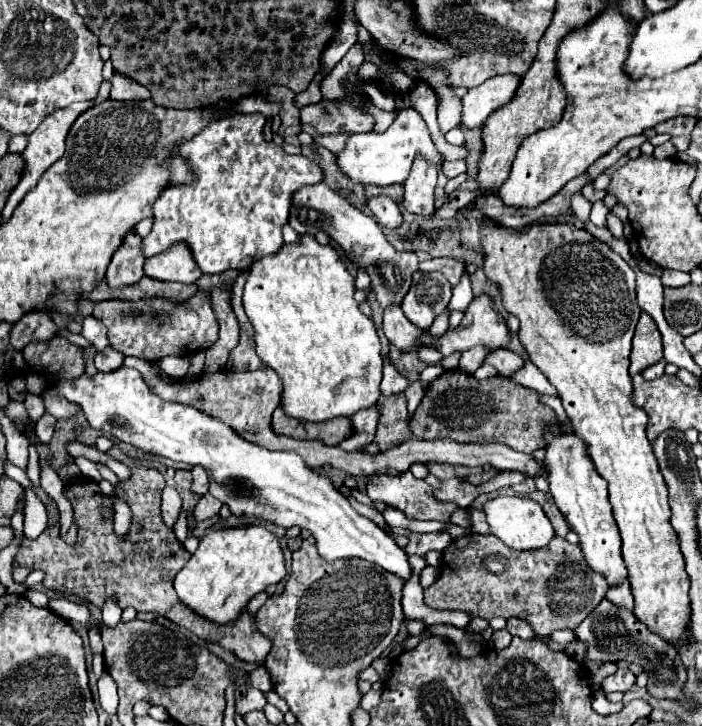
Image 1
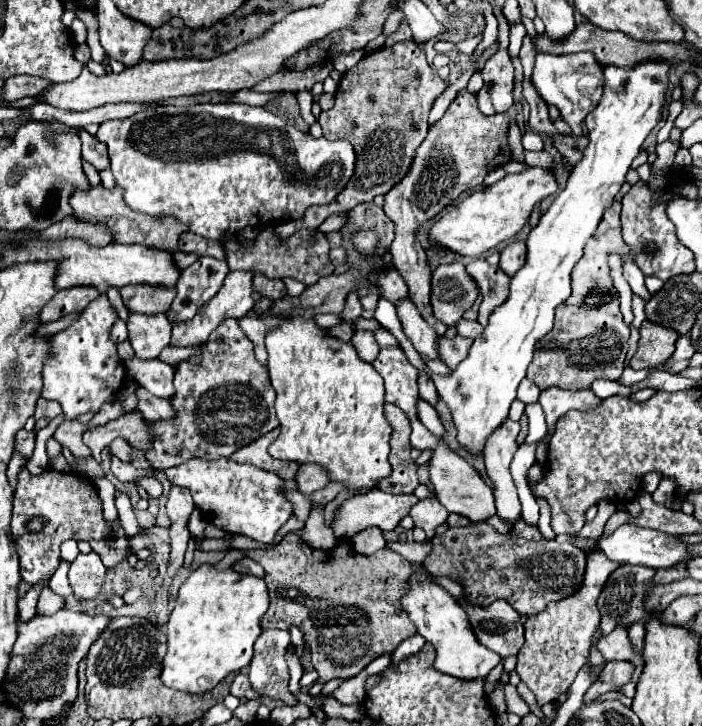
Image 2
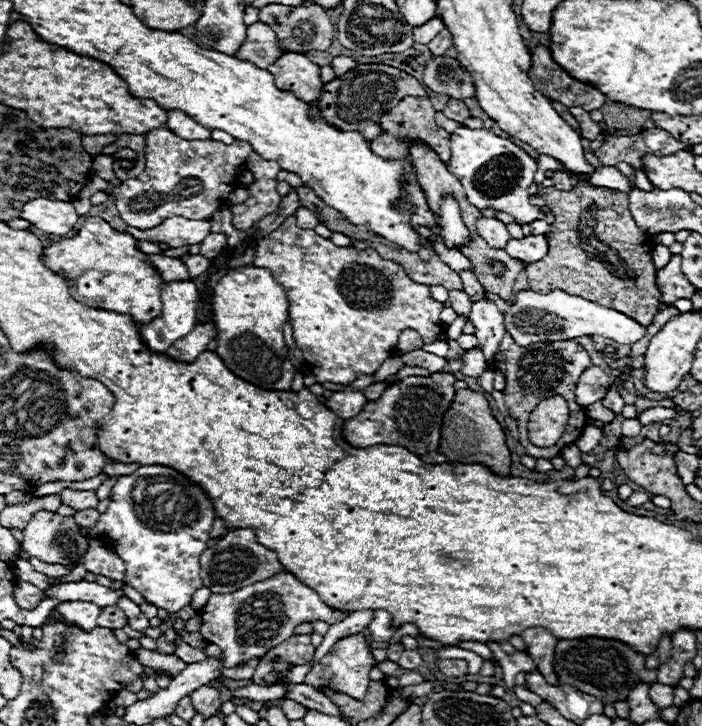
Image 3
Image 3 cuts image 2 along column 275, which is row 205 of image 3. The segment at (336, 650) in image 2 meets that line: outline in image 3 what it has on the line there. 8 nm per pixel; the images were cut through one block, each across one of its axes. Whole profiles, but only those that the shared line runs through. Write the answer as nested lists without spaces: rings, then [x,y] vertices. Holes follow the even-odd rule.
[[[584,184],[574,186],[570,192],[550,186],[538,190],[538,194],[544,194],[546,206],[556,216],[556,222],[546,232],[548,254],[540,262],[526,266],[530,290],[550,292],[560,288],[624,312],[638,324],[648,326],[660,308],[660,290],[656,288],[656,268],[652,262],[654,244],[652,236],[636,226],[628,210],[628,198],[616,190]],[[592,236],[600,242],[594,242]]]

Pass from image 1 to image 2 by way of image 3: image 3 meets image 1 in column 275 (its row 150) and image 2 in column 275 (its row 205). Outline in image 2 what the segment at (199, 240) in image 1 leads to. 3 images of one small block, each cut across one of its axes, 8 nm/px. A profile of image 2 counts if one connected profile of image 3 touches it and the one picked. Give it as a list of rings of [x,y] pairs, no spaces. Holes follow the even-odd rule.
[[[218,102],[218,104],[192,104],[192,106],[162,106],[156,110],[146,110],[146,112],[138,112],[130,118],[124,120],[106,120],[100,124],[96,138],[104,144],[108,144],[110,150],[110,170],[116,178],[118,188],[122,188],[122,196],[124,202],[136,210],[142,212],[146,216],[154,216],[154,218],[164,218],[164,216],[172,216],[176,218],[180,224],[186,224],[194,234],[206,238],[206,240],[222,240],[228,234],[238,234],[242,232],[246,226],[252,224],[254,226],[268,226],[268,224],[278,224],[284,216],[284,220],[298,220],[304,216],[304,212],[310,206],[324,206],[330,204],[348,184],[348,180],[354,174],[354,166],[356,166],[356,152],[354,146],[348,140],[326,140],[326,138],[312,138],[310,134],[302,134],[300,130],[296,130],[294,126],[286,124],[280,116],[272,114],[268,108],[264,106],[248,106],[248,104],[234,104],[234,102]]]

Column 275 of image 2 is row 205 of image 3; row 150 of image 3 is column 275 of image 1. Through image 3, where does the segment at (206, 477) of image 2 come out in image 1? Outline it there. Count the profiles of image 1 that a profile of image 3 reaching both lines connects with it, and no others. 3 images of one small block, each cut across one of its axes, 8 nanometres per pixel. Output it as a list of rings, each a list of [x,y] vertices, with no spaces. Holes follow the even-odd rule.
[[[122,366],[110,374],[98,372],[94,378],[82,374],[74,382],[58,380],[58,384],[50,384],[50,388],[56,388],[64,398],[78,404],[92,428],[112,432],[112,438],[148,454],[188,466],[202,466],[208,478],[216,482],[210,484],[210,494],[226,504],[234,516],[264,518],[286,530],[298,526],[312,534],[318,554],[324,560],[360,558],[400,576],[402,582],[410,580],[412,566],[406,552],[380,526],[360,516],[344,494],[336,490],[332,480],[312,470],[296,452],[266,450],[246,442],[232,428],[192,406],[160,400],[134,368]]]

